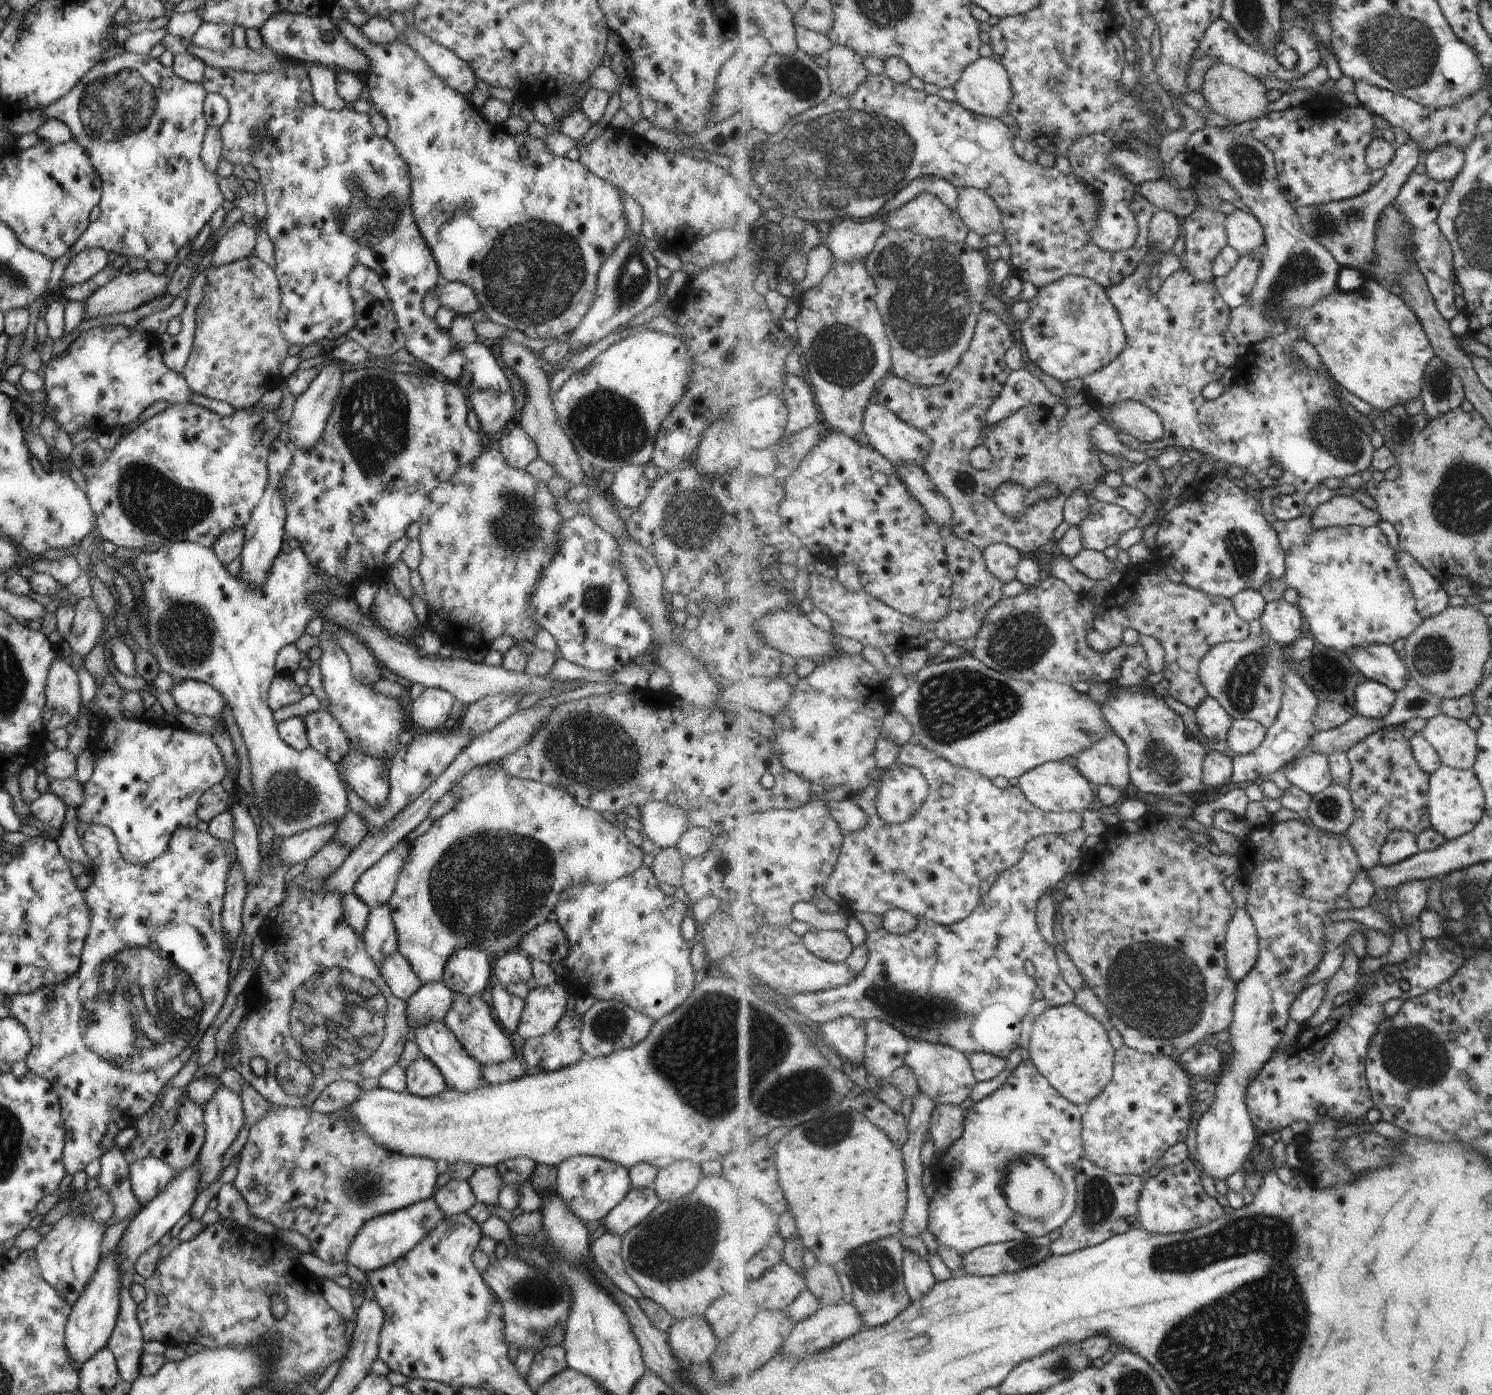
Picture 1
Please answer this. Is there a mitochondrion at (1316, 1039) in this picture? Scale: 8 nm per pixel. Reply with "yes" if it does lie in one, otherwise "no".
no

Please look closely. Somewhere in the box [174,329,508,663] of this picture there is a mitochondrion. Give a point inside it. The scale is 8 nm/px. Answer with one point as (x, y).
(373, 421)

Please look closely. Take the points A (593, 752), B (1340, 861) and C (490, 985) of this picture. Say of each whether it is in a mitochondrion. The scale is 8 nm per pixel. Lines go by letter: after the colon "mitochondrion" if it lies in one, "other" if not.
A: mitochondrion
B: other
C: other

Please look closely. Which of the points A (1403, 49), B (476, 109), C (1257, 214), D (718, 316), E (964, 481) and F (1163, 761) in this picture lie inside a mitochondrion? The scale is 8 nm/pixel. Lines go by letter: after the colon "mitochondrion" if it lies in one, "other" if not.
A: mitochondrion
B: other
C: other
D: other
E: other
F: mitochondrion

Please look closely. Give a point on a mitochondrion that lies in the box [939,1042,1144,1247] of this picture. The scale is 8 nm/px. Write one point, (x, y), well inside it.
(1098, 1198)

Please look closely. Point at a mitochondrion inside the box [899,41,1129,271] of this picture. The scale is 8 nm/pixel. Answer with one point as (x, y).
(1056, 82)

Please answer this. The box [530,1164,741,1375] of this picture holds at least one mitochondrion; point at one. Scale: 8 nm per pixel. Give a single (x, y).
(663, 1250)

